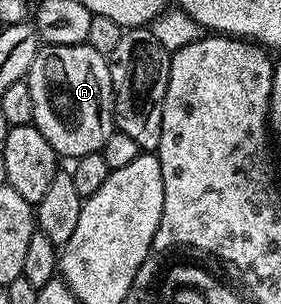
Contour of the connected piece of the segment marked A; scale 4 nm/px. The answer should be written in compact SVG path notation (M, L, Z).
M86 43L83 45L44 45L36 50L34 63L28 68L27 82L34 99L34 119L32 124L54 147L61 158L75 159L82 155L99 153L106 139L114 131L112 115L112 80L108 70L110 61L107 56Z

